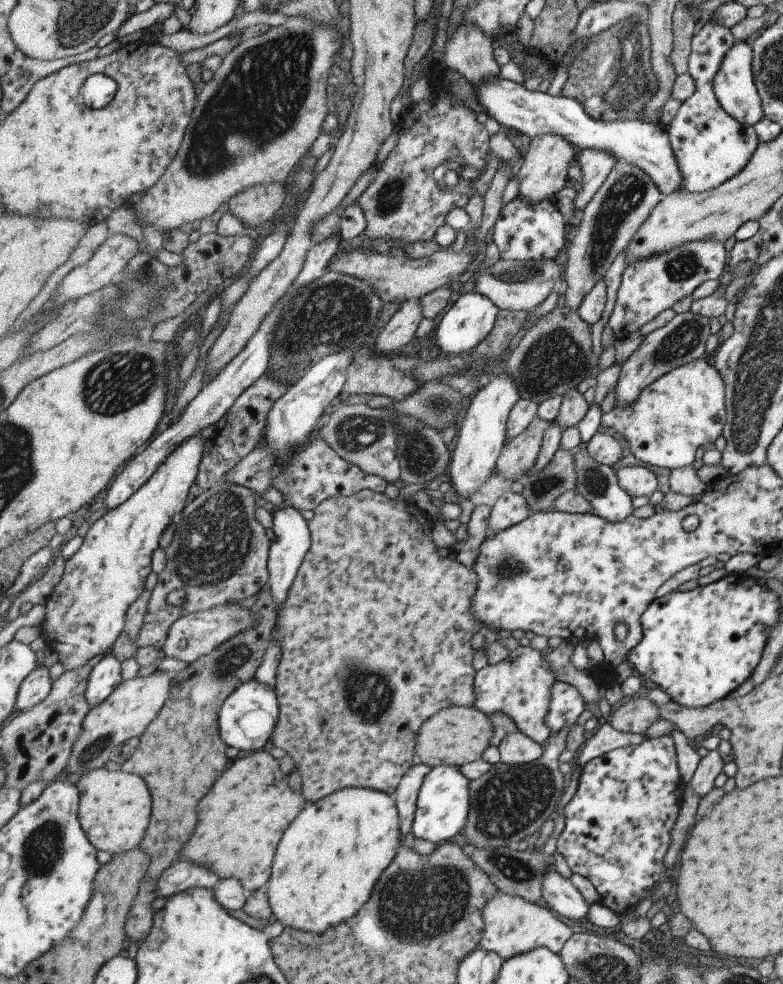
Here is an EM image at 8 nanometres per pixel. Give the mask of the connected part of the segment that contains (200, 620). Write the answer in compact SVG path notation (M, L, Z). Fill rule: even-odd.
M217 605L213 609L197 611L175 621L170 628L163 654L167 657L178 658L187 663L201 658L203 655L215 650L221 643L227 642L233 635L243 632L254 623L253 607L246 609L234 605Z

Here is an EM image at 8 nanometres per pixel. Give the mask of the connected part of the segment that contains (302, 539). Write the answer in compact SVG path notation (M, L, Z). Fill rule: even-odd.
M283 496L284 503L278 508L270 508L272 511L272 522L275 540L272 542L272 547L270 550L270 560L269 560L269 570L270 570L270 584L272 586L272 595L274 599L278 602L278 612L282 607L282 602L288 597L288 592L290 591L291 585L295 580L296 574L299 572L305 557L307 556L308 550L312 545L312 534L310 531L310 523L305 521L305 518L301 516L301 511L294 507L289 501L285 500Z

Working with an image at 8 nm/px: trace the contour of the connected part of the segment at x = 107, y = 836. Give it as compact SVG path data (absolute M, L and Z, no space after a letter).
M101 767L87 773L76 786L80 792L78 818L95 848L115 856L141 845L153 817L153 792L142 776Z

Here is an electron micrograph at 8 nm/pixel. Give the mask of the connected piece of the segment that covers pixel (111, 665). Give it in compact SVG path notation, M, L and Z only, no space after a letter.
M112 653L105 655L90 674L86 695L92 707L102 704L110 694L124 681L122 662Z

